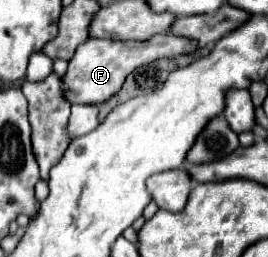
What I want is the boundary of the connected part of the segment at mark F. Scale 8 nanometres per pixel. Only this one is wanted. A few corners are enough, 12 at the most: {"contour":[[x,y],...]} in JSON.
{"contour":[[176,35],[88,39],[62,79],[72,103],[100,105],[134,69],[192,55]]}

